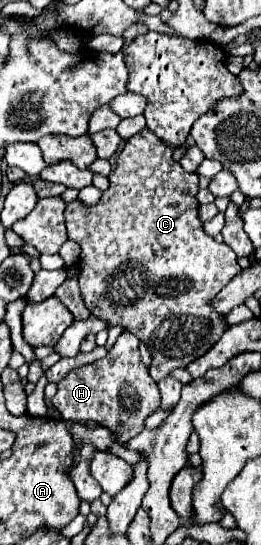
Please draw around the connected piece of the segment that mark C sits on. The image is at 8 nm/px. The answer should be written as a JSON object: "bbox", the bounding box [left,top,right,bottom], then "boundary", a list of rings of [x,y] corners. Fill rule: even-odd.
{"bbox":[65,128,241,382],"boundary":[[[143,128],[127,138],[125,148],[117,158],[115,174],[109,174],[111,186],[103,192],[101,200],[95,206],[85,206],[83,202],[73,200],[65,208],[69,238],[81,246],[77,268],[85,306],[109,326],[121,326],[147,344],[152,354],[149,374],[156,382],[175,368],[185,368],[219,340],[225,322],[213,312],[209,302],[241,272],[235,252],[227,244],[217,244],[203,230],[203,222],[197,216],[199,202],[195,198],[199,178],[185,172],[181,164],[173,160],[173,152],[171,146],[159,142],[155,134]]]}

